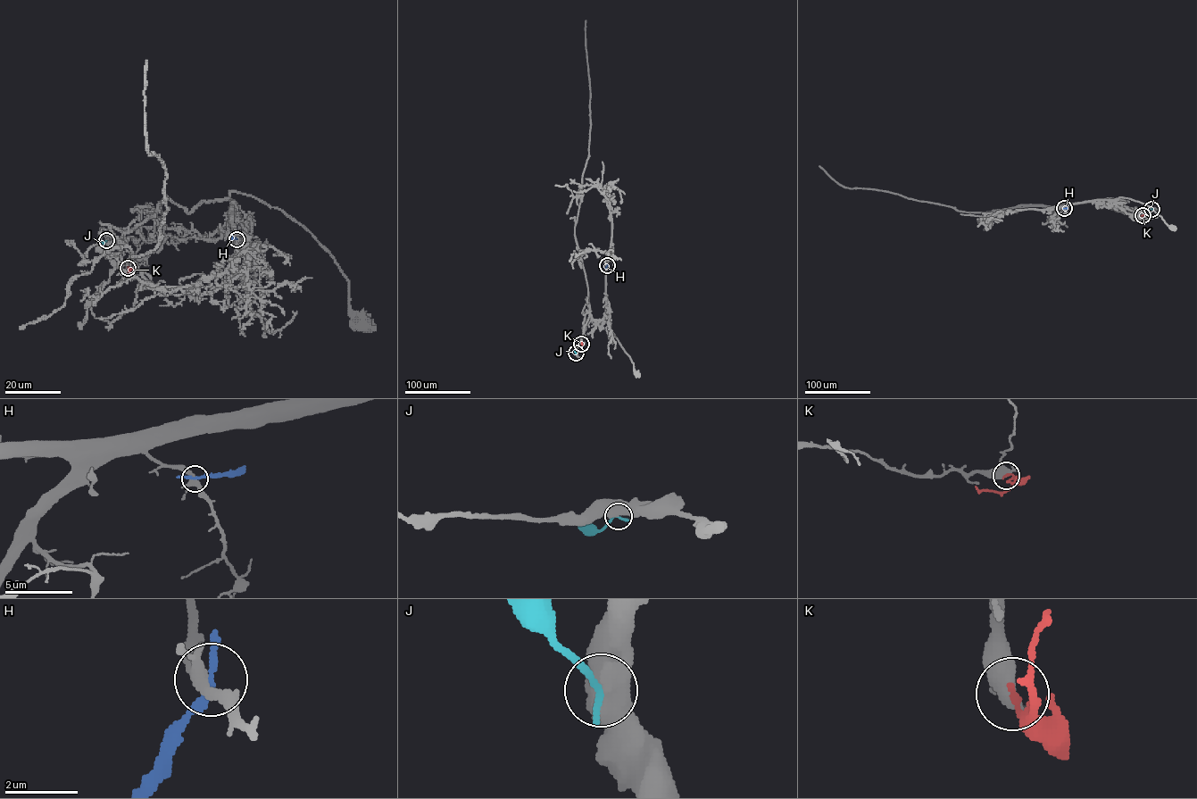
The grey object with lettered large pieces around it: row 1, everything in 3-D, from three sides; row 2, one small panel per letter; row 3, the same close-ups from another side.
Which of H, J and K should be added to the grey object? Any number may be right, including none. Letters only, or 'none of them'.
none of them

